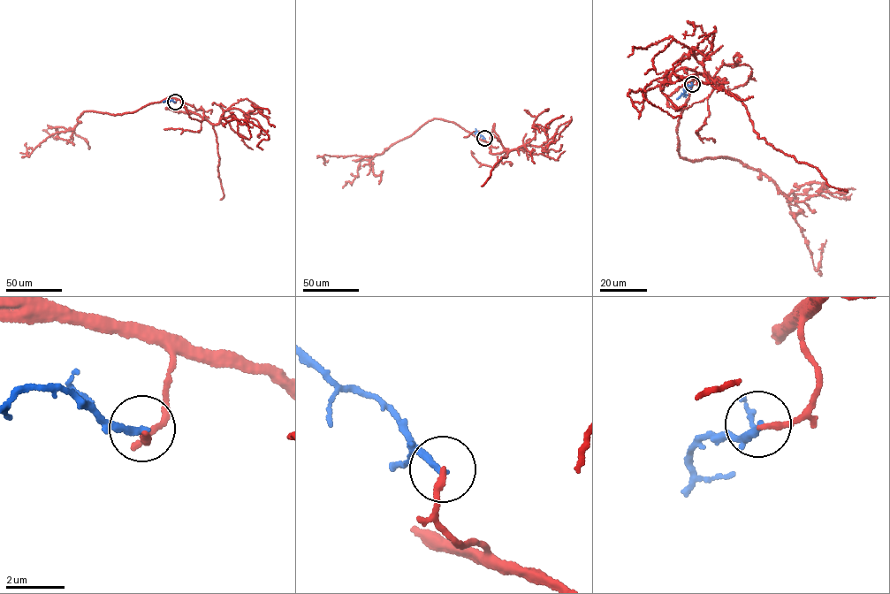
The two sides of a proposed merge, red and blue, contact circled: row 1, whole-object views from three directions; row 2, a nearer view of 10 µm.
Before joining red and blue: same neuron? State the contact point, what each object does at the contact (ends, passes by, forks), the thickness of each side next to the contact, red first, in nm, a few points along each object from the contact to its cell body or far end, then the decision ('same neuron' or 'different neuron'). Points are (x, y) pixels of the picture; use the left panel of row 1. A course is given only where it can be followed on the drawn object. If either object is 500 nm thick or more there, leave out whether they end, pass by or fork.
place (175, 102); red ends; blue ends; calibres 220 and 240 nm; course red (175, 102), (176, 99), (168, 98), (122, 114), (85, 111), (73, 128), (49, 135), (28, 156), (26, 142); course blue (175, 102), (163, 102); different neuron

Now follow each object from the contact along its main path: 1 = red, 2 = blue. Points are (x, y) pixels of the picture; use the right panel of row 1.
1: (692, 85), (677, 129), (680, 156), (728, 157), (769, 177), (788, 197), (816, 270), (825, 239)
2: (692, 84), (677, 99)

